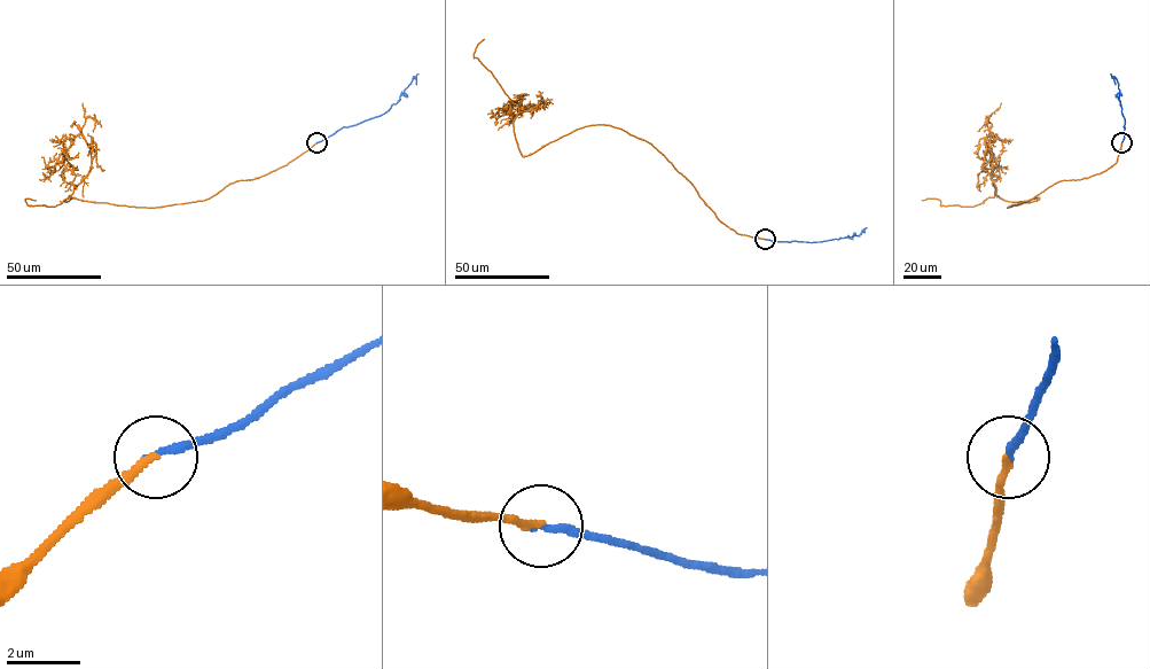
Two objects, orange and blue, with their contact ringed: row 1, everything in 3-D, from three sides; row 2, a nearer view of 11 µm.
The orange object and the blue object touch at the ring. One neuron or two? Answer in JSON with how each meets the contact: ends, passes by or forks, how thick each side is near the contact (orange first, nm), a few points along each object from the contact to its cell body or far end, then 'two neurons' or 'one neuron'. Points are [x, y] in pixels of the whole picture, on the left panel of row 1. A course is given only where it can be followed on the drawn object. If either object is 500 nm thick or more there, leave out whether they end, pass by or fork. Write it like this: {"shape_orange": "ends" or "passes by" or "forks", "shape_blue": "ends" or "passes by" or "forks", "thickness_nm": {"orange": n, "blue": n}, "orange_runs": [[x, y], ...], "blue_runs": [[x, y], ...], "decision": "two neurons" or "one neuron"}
{"shape_orange": "ends", "shape_blue": "ends", "thickness_nm": {"orange": 200, "blue": 200}, "orange_runs": [[317, 142], [206, 200], [138, 207], [64, 201], [95, 153], [78, 134], [59, 160], [75, 174], [64, 191]], "blue_runs": [[317, 142], [343, 126], [382, 115], [398, 101], [413, 78], [416, 84]], "decision": "one neuron"}

